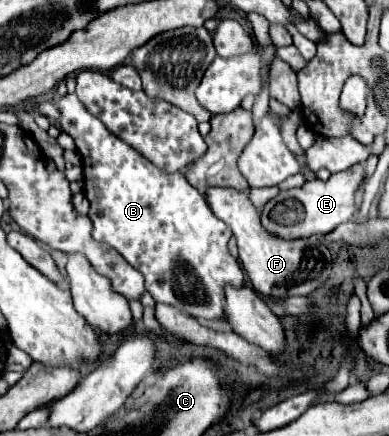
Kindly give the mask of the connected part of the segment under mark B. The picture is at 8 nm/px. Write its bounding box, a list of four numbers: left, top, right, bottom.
[51,93,245,319]

